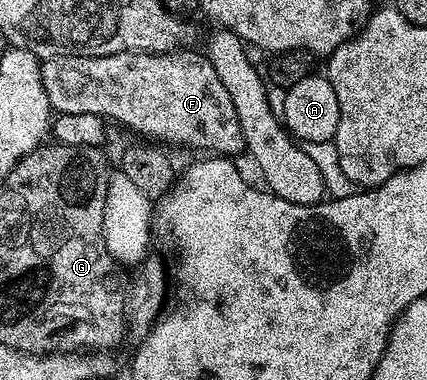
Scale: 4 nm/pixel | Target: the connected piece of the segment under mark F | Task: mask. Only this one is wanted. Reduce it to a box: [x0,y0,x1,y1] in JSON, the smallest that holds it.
[41,50,244,158]

